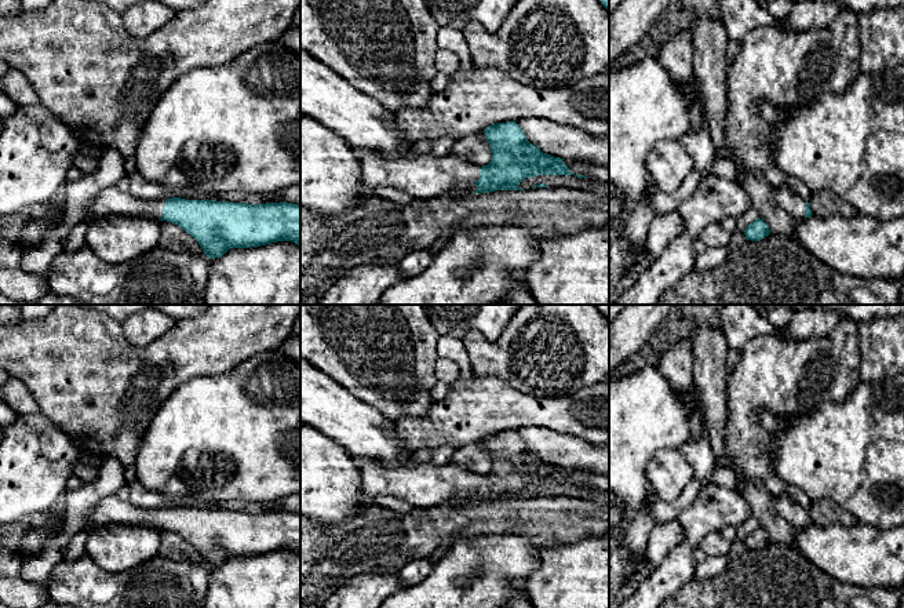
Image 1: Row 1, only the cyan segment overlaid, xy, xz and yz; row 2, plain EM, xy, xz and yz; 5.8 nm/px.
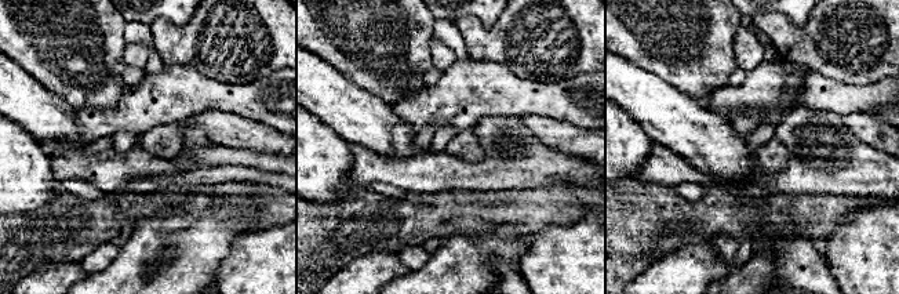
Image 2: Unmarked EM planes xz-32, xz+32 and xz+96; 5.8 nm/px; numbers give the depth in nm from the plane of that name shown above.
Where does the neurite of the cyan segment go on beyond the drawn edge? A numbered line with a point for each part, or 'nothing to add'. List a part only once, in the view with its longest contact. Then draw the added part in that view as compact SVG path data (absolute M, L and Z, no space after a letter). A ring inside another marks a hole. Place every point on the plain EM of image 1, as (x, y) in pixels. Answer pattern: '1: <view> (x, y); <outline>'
1: xz (425, 484); M357 458L356 462L367 499L390 495L413 507L445 505L452 499L477 499L481 476L453 463L389 466L365 458Z

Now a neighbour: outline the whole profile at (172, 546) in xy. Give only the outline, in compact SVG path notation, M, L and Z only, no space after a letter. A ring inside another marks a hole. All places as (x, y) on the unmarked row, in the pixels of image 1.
M160 529L158 554L174 561L204 564L203 557L194 546L178 534L167 529Z

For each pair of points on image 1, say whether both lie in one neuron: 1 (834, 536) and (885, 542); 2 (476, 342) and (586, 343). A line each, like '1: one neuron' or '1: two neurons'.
1: one neuron
2: one neuron

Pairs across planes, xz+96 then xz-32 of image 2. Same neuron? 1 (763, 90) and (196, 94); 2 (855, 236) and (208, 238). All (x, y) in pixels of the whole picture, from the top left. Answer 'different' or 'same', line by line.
1: same
2: different

